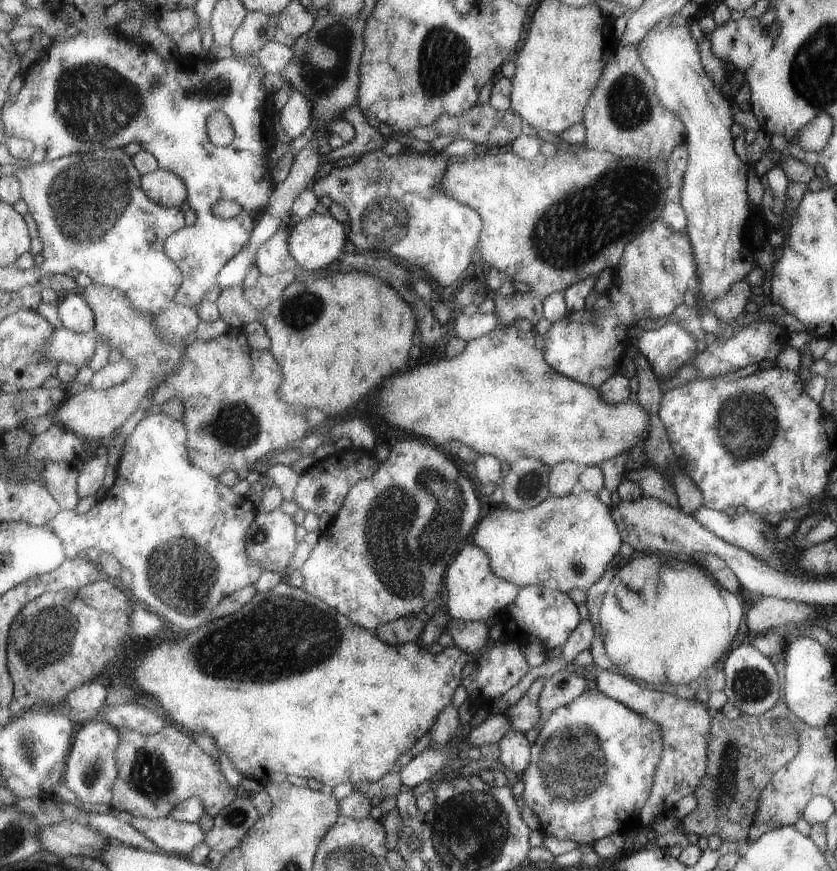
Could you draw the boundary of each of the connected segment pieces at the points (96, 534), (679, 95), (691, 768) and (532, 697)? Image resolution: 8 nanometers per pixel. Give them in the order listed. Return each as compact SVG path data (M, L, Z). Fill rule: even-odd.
M150 413L141 419L133 432L126 437L123 437L117 444L108 443L109 454L112 455L115 463L115 483L104 497L99 500L96 505L85 514L75 514L70 510L62 510L57 516L54 516L48 525L53 529L53 532L60 536L64 543L66 558L72 559L80 552L86 551L88 548L95 548L99 552L107 551L114 554L117 560L121 561L122 568L129 570L133 578L129 583L127 590L130 592L136 604L143 604L153 612L162 616L167 623L171 623L183 631L195 631L203 626L212 618L213 611L219 607L220 602L239 589L245 588L250 584L255 584L261 574L263 574L264 567L255 561L248 553L248 546L246 544L248 528L252 526L252 522L256 519L257 507L253 504L253 500L245 495L237 495L229 485L223 484L219 477L214 477L205 469L199 468L190 458L188 447L188 430L185 428L184 422L176 421L167 413Z
M672 24L662 32L653 29L638 44L638 48L641 60L656 80L656 95L661 104L675 111L684 120L687 128L685 142L689 145L690 155L682 184L680 203L688 216L688 227L685 234L692 242L694 259L698 265L700 296L712 308L712 304L725 296L733 284L744 279L747 272L757 266L749 252L741 252L743 250L741 234L743 234L743 226L749 216L749 204L747 204L747 194L745 194L747 162L741 162L731 148L733 138L729 134L729 126L733 120L729 114L729 104L727 104L727 99L721 96L721 89L711 80L704 69L700 48L697 40L689 33L689 28Z
M599 669L595 675L594 681L601 692L657 721L664 730L664 754L656 770L652 795L644 804L641 813L642 827L649 827L649 824L653 824L661 814L672 813L679 800L695 794L697 787L703 784L709 766L708 746L713 712L706 703L696 698L684 699L671 693L643 688L643 684L637 684L627 674L620 675L611 670Z
M547 677L535 679L528 691L503 713L510 718L513 729L525 733L539 724L541 710L538 700L547 681Z

